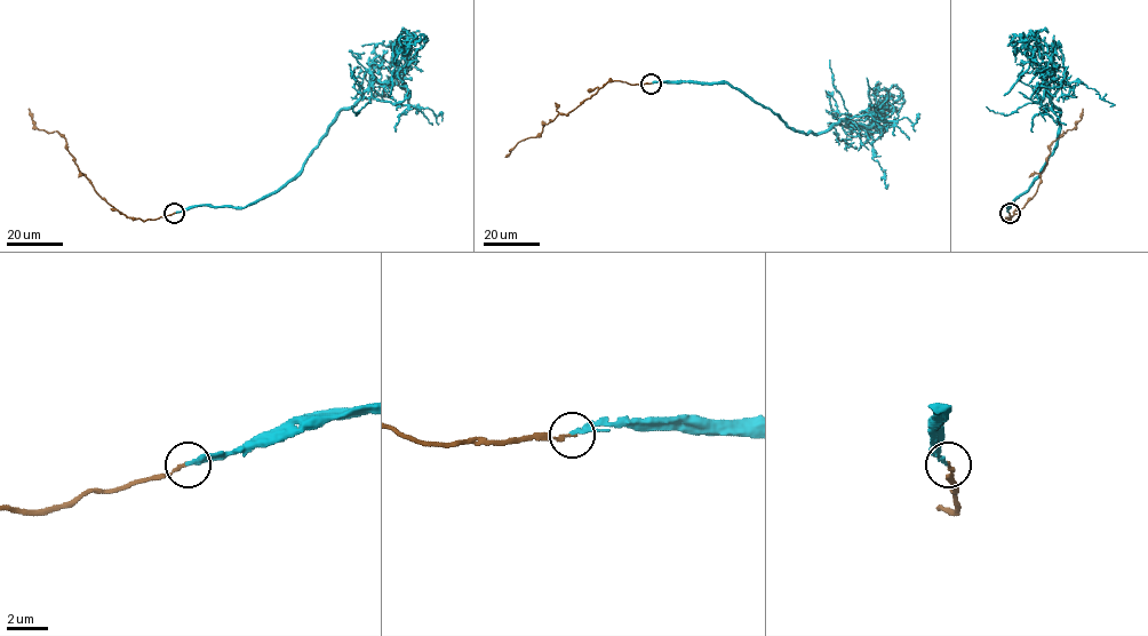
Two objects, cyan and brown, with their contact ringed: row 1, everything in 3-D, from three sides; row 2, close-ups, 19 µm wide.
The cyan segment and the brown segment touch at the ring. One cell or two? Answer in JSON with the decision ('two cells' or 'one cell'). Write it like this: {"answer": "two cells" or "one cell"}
{"answer": "two cells"}

